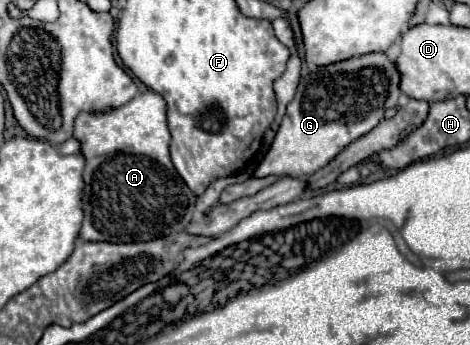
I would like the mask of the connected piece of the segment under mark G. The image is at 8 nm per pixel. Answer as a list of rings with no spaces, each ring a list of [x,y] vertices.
[[[365,53],[319,67],[303,77],[293,101],[287,105],[287,113],[279,125],[271,149],[255,169],[255,177],[303,177],[319,171],[347,145],[369,133],[383,119],[385,109],[397,109],[397,99],[401,95],[399,77],[401,73],[387,53]]]

